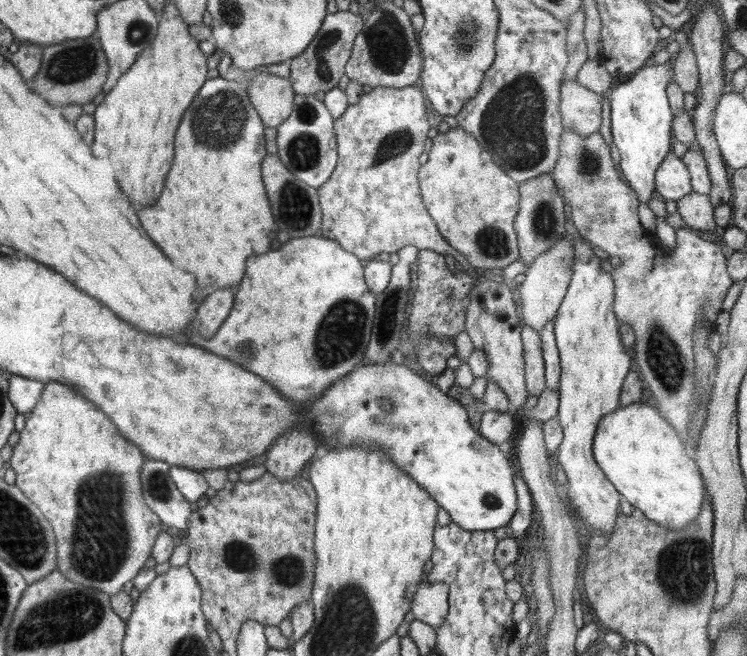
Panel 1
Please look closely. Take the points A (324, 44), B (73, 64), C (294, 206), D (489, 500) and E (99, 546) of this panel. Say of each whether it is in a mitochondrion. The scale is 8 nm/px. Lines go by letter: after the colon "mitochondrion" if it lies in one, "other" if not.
A: mitochondrion
B: mitochondrion
C: mitochondrion
D: mitochondrion
E: mitochondrion

